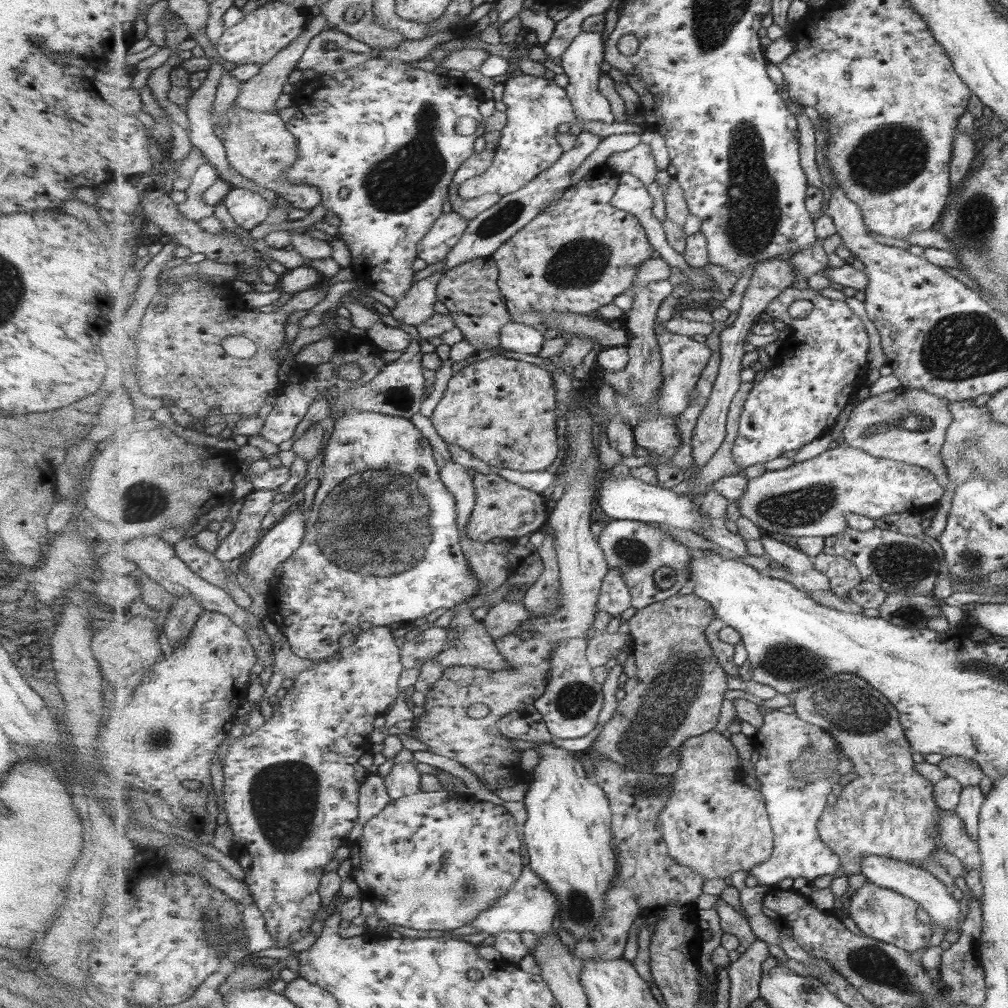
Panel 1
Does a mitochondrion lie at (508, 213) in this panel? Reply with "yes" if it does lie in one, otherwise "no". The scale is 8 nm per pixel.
yes

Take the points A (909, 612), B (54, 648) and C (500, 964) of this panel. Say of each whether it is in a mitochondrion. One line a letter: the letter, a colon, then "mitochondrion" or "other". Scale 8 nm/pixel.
A: mitochondrion
B: other
C: other

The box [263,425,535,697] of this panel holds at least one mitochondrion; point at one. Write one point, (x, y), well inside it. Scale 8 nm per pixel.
(354, 522)

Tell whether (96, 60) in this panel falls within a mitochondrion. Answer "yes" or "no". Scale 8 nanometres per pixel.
no

